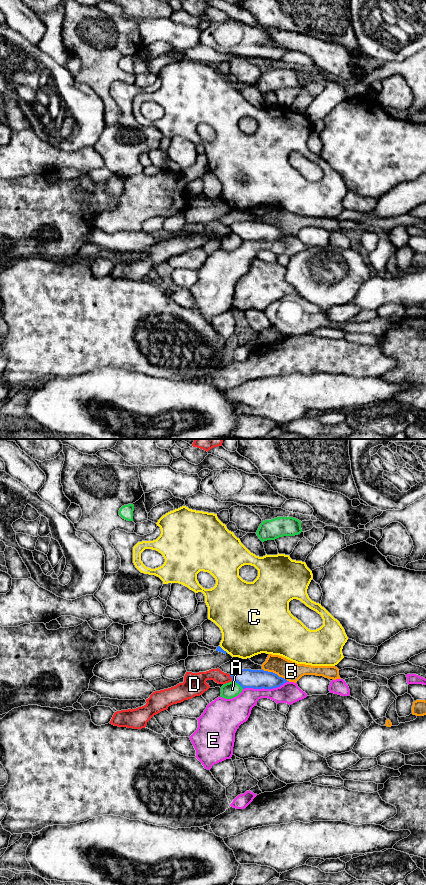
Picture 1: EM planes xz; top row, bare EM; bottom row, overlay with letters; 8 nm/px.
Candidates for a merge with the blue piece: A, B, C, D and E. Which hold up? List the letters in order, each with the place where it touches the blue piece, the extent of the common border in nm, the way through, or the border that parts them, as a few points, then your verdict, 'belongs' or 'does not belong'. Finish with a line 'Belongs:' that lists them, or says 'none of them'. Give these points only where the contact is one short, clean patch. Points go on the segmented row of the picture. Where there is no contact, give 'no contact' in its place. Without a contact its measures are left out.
A: meets blue in xz at (238, 683); contact 120 nm long; does not belong
B: meets blue in xz at (276, 674); contact 240 nm long; border along xz (263, 669), (274, 672), (289, 681); does not belong
C: meets blue in xz at (222, 649); contact 90 nm long; does not belong
D: meets blue in xz at (231, 677); contact 60 nm long; border along xz (229, 674), (232, 680); does not belong
E: meets blue in xz at (265, 688); contact 380 nm long; does not belong
Belongs: none of them

